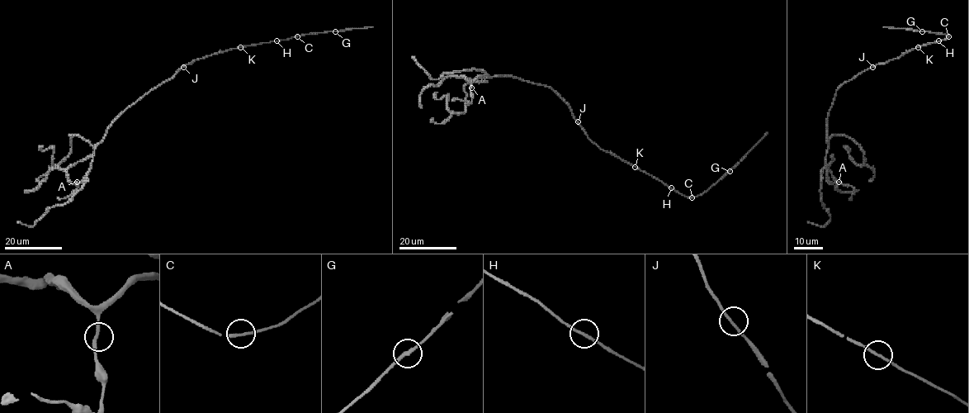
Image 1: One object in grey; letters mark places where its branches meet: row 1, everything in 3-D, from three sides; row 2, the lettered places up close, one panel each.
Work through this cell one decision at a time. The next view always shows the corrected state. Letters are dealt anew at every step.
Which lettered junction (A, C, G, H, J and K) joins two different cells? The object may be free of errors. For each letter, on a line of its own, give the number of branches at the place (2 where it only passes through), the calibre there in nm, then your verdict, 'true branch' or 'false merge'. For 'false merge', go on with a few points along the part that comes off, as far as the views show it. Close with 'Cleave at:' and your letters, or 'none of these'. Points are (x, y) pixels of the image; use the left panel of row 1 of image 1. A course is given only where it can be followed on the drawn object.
A: 2 | 200 nm | true branch
C: 2 | 170 nm | true branch
G: 2 | 180 nm | true branch
H: 2 | 180 nm | true branch
J: 2 | 180 nm | true branch
K: 2 | 200 nm | true branch
Cleave at: none of these

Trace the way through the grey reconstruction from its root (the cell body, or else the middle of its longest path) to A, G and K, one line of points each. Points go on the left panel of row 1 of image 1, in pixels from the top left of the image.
A: (177, 71), (129, 105), (113, 121), (95, 149), (88, 173), (77, 182)
G: (177, 71), (196, 59), (232, 49), (335, 30)
K: (177, 71), (196, 59), (240, 47)

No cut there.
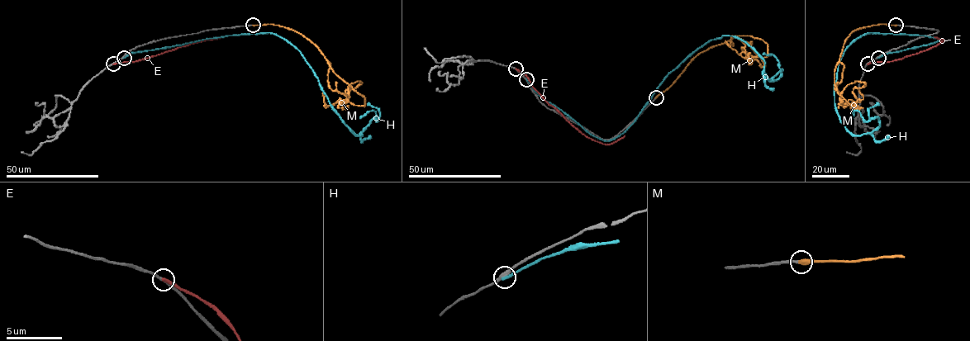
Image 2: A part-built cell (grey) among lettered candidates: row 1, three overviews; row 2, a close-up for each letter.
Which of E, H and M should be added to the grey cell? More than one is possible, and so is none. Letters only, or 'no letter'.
M

